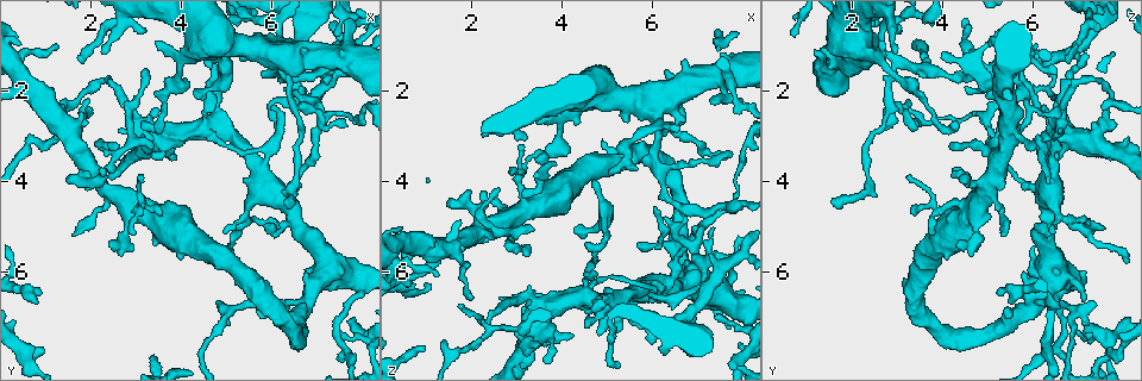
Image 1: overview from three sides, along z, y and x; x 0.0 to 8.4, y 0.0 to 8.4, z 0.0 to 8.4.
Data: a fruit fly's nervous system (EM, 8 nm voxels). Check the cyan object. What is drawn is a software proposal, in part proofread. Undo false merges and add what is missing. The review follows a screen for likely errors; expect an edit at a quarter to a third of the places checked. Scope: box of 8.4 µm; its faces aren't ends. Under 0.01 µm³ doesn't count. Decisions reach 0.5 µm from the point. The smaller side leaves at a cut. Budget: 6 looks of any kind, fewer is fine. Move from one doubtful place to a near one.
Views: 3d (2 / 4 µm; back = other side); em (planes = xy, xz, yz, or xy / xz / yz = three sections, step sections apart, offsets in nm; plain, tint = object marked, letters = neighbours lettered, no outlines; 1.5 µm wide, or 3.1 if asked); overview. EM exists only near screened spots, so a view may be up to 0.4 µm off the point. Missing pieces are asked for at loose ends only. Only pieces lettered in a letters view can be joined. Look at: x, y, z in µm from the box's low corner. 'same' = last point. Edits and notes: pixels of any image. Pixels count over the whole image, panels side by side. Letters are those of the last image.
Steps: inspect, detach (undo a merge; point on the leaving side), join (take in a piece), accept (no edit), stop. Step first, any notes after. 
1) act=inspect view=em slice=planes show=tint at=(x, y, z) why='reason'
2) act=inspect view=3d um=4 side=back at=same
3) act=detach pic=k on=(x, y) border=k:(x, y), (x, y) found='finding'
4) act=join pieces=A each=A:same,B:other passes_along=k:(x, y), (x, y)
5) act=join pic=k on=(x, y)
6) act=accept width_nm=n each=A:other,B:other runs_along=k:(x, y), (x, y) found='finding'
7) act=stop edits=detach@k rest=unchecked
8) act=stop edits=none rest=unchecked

act=inspect view=3d um=4 at=(2.70, 0.50, 2.90)

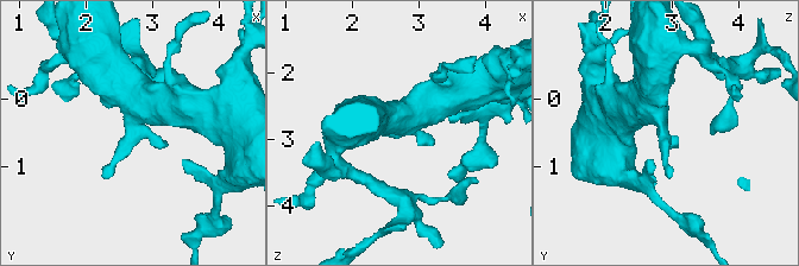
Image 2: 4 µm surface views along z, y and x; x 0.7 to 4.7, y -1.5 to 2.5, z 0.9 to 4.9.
act=inspect view=em slice=planes show=letters at=(2.70, 0.55, 2.85)

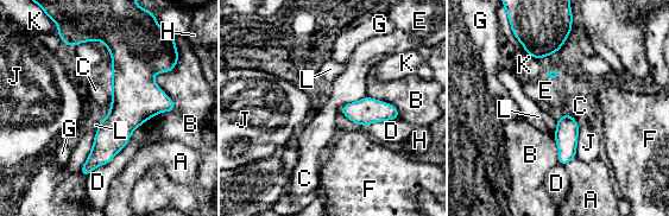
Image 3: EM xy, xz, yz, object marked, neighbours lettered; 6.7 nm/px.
act=accept width_nm=170 each=A:other,B:other,C:other,D:other,E:other,F:other,G:other,H:other,J:other,K:other,L:other runs_along=3:(124, 39), (125, 116), (88, 167) found='continuous, no second cell'

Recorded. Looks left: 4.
act=inspect view=em slice=planes show=plain at=(4.35, 2.00, 5.00)

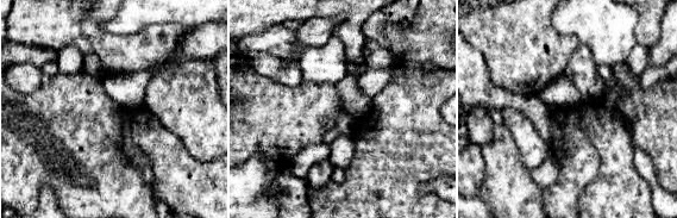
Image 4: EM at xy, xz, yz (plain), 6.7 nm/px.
act=inspect view=em slice=planes show=letters at=same

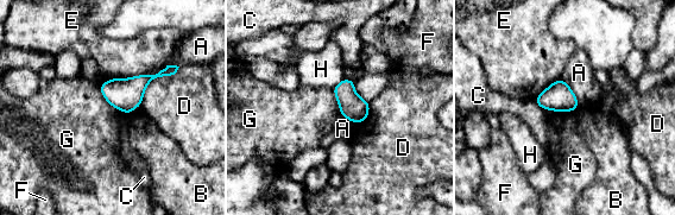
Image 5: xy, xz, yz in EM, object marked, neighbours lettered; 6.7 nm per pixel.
act=accept each=A:other,B:other,C:other,D:other,E:other,F:other,G:other,H:other border=5:(146, 74), (112, 78) found='none of them fits'

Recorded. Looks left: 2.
act=inspect view=em slice=planes show=plain at=(0.95, 7.70, 7.70) why='free end'

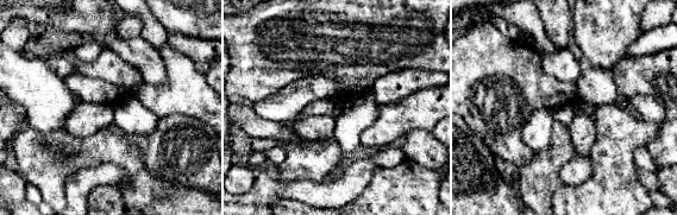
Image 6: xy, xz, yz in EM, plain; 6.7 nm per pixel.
act=inspect view=em slice=planes show=letters at=same why='what lies round it'

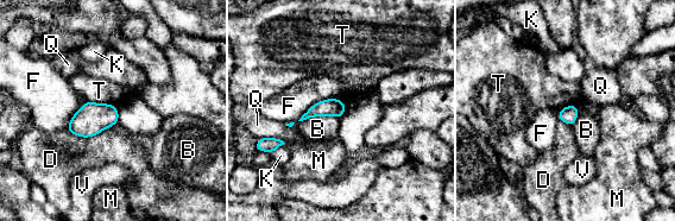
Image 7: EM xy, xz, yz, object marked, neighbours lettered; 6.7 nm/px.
act=accept each=B:other,D:other,F:other,K:other,M:other,Q:other,T:other,V:other border=7:(86, 100), (115, 106) found='no lettered piece goes on from it'

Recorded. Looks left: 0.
act=stop edits=none rest=unchecked

